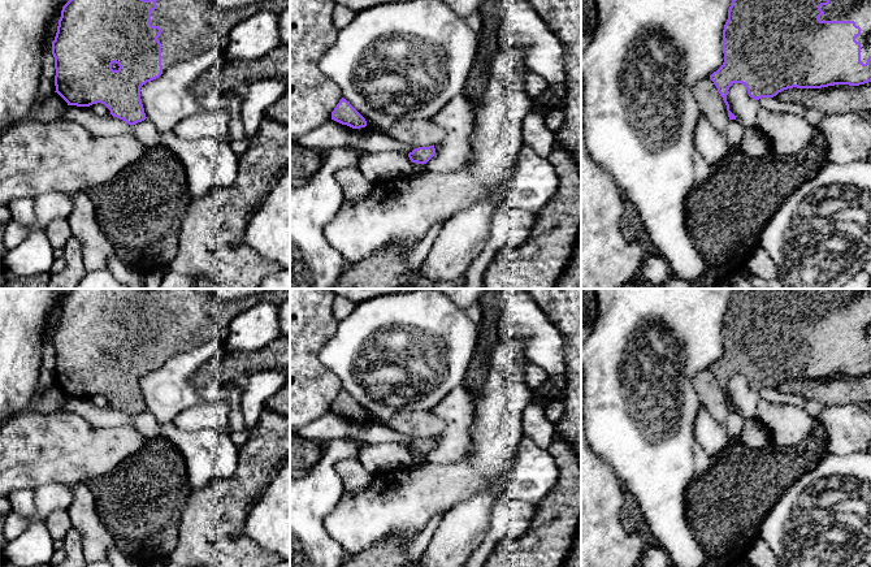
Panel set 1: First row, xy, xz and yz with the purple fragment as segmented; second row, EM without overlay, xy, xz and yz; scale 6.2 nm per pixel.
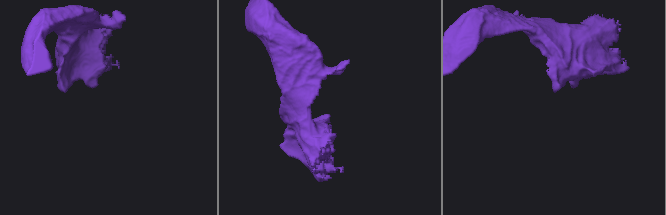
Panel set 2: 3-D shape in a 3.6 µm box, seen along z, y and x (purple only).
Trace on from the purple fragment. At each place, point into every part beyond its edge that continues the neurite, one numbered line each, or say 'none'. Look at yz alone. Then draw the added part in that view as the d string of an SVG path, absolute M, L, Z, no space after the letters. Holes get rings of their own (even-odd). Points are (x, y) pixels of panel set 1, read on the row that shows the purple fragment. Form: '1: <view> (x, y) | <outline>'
1: yz (859, 11) | M829 0L820 9L824 12L820 21L854 21L861 27L855 40L861 43L861 61L866 64L871 57L871 0Z

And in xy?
1: xy (189, 27) | M157 0L156 9L151 12L151 25L161 29L161 34L157 40L161 43L162 73L169 66L211 49L225 51L229 44L233 27L248 17L259 12L273 12L281 14L289 8L290 0L252 3L237 9L221 9L214 4L198 0Z

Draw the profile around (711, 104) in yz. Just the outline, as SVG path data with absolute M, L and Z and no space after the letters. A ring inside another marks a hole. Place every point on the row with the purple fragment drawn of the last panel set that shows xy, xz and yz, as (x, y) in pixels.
M710 78L701 79L693 86L693 94L703 114L720 133L725 133L729 121L727 105Z

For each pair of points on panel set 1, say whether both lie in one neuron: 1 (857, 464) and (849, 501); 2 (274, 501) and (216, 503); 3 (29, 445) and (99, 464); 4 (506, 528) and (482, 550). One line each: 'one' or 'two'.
1: one
2: two
3: one
4: one

